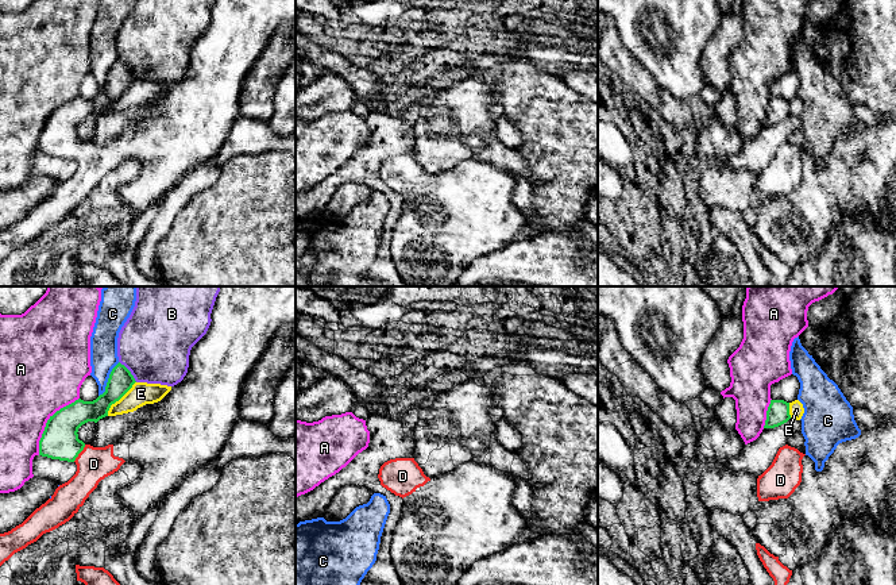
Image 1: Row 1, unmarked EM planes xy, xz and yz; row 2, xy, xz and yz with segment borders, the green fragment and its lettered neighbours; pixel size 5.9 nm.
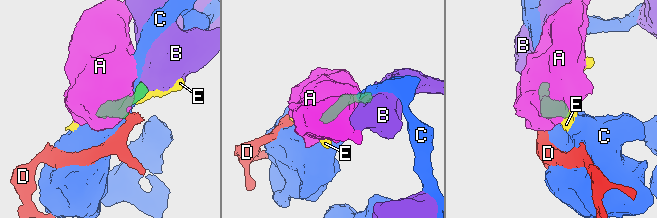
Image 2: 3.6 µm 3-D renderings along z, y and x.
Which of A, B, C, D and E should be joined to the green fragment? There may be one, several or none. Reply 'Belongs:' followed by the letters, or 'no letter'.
Belongs: D

